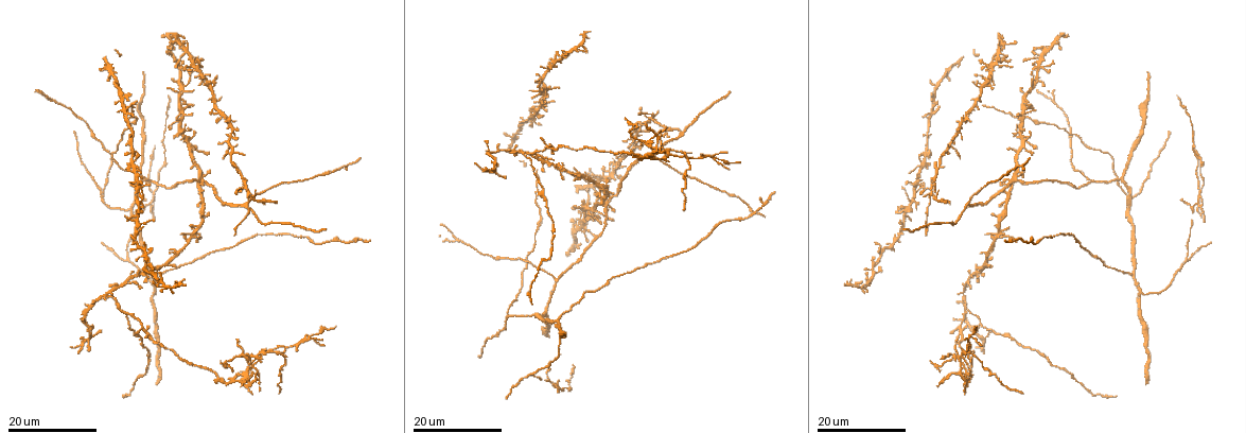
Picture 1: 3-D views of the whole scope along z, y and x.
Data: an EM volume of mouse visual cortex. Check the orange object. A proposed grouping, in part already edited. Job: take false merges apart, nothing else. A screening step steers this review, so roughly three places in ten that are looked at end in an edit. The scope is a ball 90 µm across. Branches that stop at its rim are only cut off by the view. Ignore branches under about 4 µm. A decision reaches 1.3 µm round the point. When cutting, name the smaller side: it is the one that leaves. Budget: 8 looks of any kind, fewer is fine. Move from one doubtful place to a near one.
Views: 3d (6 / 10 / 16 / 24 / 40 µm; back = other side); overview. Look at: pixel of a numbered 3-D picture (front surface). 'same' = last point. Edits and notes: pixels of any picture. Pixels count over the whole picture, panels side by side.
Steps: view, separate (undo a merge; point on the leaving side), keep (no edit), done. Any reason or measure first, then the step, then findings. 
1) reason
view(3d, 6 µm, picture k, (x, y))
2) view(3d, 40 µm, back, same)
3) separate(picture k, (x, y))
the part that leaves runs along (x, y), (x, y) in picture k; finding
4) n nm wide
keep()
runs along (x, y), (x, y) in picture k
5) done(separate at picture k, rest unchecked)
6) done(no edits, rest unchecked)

three-way junction
view(3d, 16 µm, picture 1, (508, 319))

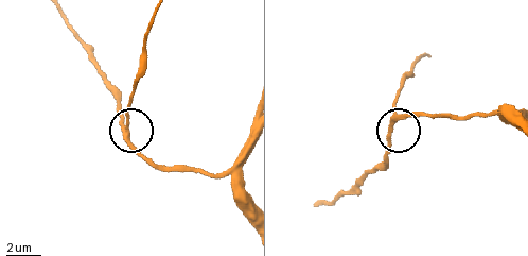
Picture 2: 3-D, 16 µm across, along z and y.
view(3d, 10 µm, picture 2, (127, 133))

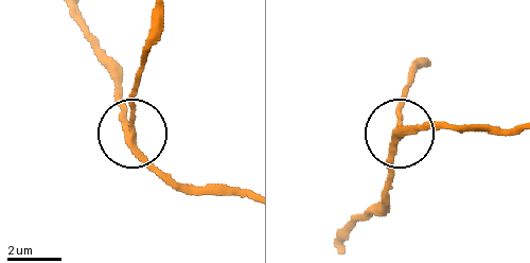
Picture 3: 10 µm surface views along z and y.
210 nm wide
keep()
runs along (514, 127), (459, 132), (425, 124), (400, 132), (390, 205) in picture 3; continuous, no second neuron

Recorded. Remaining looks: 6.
four-way junction
view(3d, 16 µm, picture 1, (182, 85))

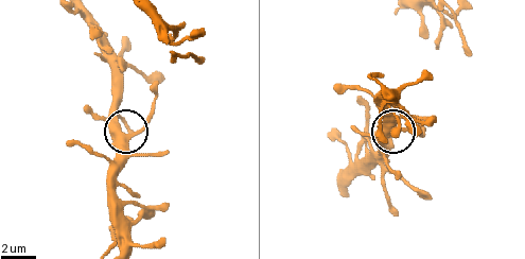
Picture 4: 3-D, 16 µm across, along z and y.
view(3d, 10 µm, picture 4, (127, 135))

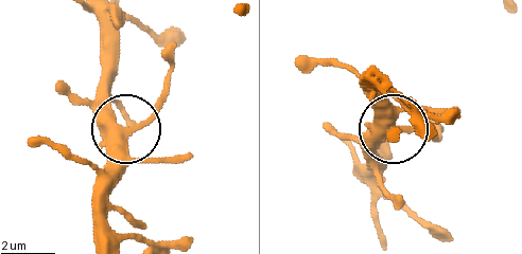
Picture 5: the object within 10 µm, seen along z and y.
380 nm wide
keep()
continuous, no second neuron

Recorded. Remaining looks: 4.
two arms at a narrow angle
view(3d, 24 µm, picture 1, (125, 285))

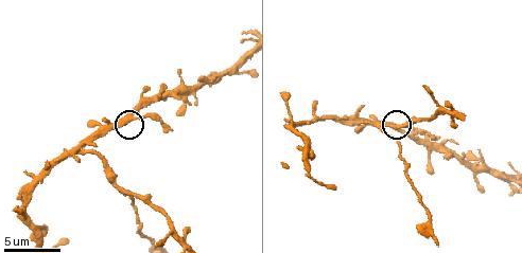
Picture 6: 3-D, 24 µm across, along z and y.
view(3d, 6 µm, picture 6, (130, 117))

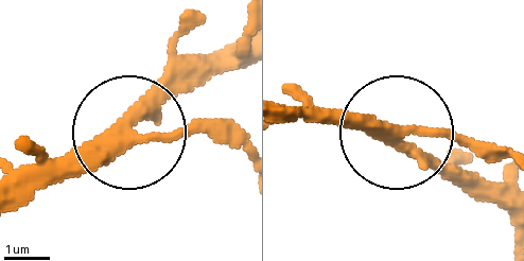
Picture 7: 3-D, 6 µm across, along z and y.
view(3d, 6 µm, back, picture 7, (400, 132))

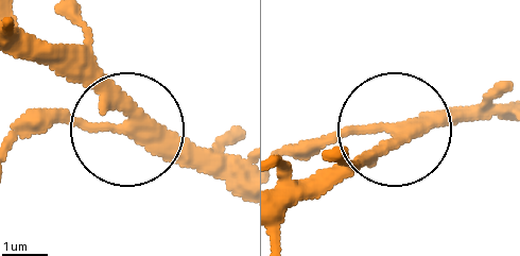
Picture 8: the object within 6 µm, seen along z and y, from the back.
4 arms
keep()
one neuron here

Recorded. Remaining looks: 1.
done(no edits, rest unchecked)

